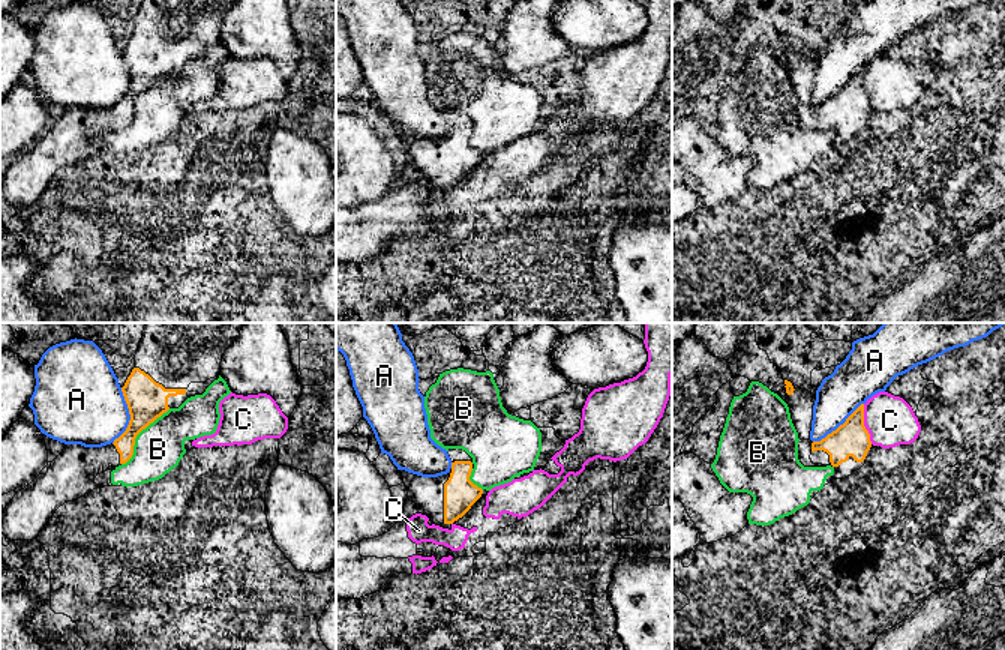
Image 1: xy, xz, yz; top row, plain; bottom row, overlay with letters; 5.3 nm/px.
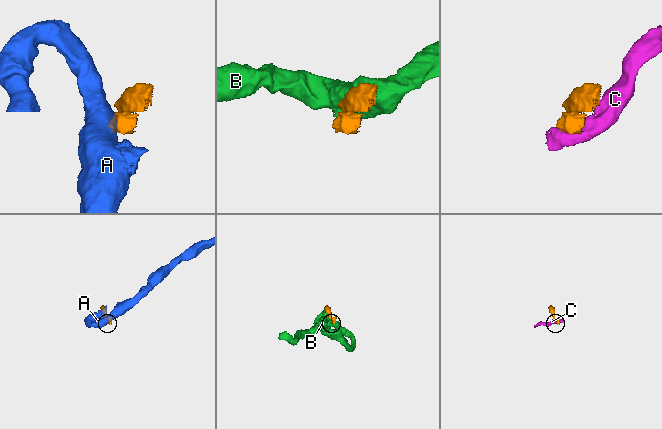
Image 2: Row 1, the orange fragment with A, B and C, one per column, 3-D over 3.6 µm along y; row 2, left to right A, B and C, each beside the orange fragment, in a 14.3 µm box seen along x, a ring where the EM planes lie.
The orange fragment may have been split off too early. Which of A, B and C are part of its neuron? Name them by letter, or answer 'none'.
none

